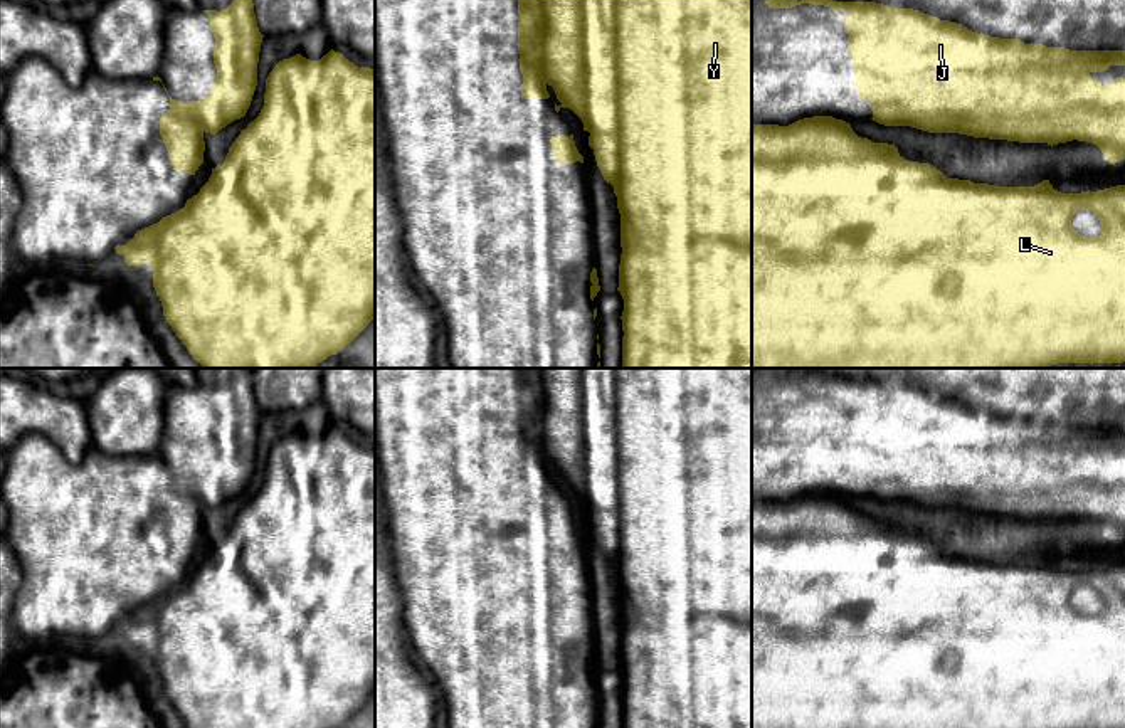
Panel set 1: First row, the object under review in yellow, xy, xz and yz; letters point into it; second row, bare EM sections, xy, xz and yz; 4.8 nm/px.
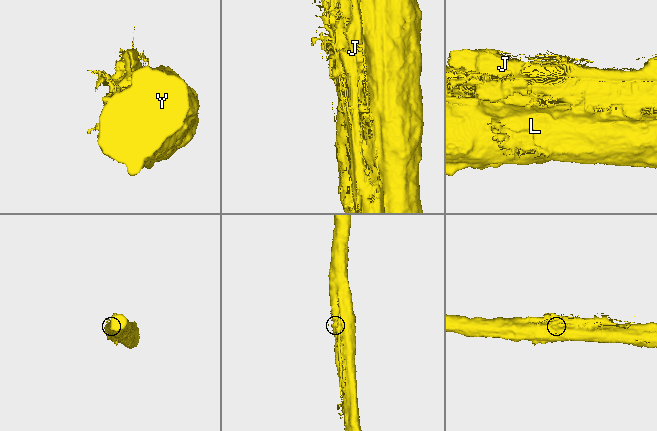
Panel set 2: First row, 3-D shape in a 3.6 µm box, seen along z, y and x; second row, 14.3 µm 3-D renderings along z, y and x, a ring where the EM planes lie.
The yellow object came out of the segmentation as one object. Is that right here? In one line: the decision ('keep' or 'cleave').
cleave

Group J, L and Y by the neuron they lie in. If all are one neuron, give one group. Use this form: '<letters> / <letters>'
J / L Y

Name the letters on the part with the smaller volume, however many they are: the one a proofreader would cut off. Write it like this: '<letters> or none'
J

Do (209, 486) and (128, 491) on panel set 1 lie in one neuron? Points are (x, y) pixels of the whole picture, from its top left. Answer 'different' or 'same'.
different

